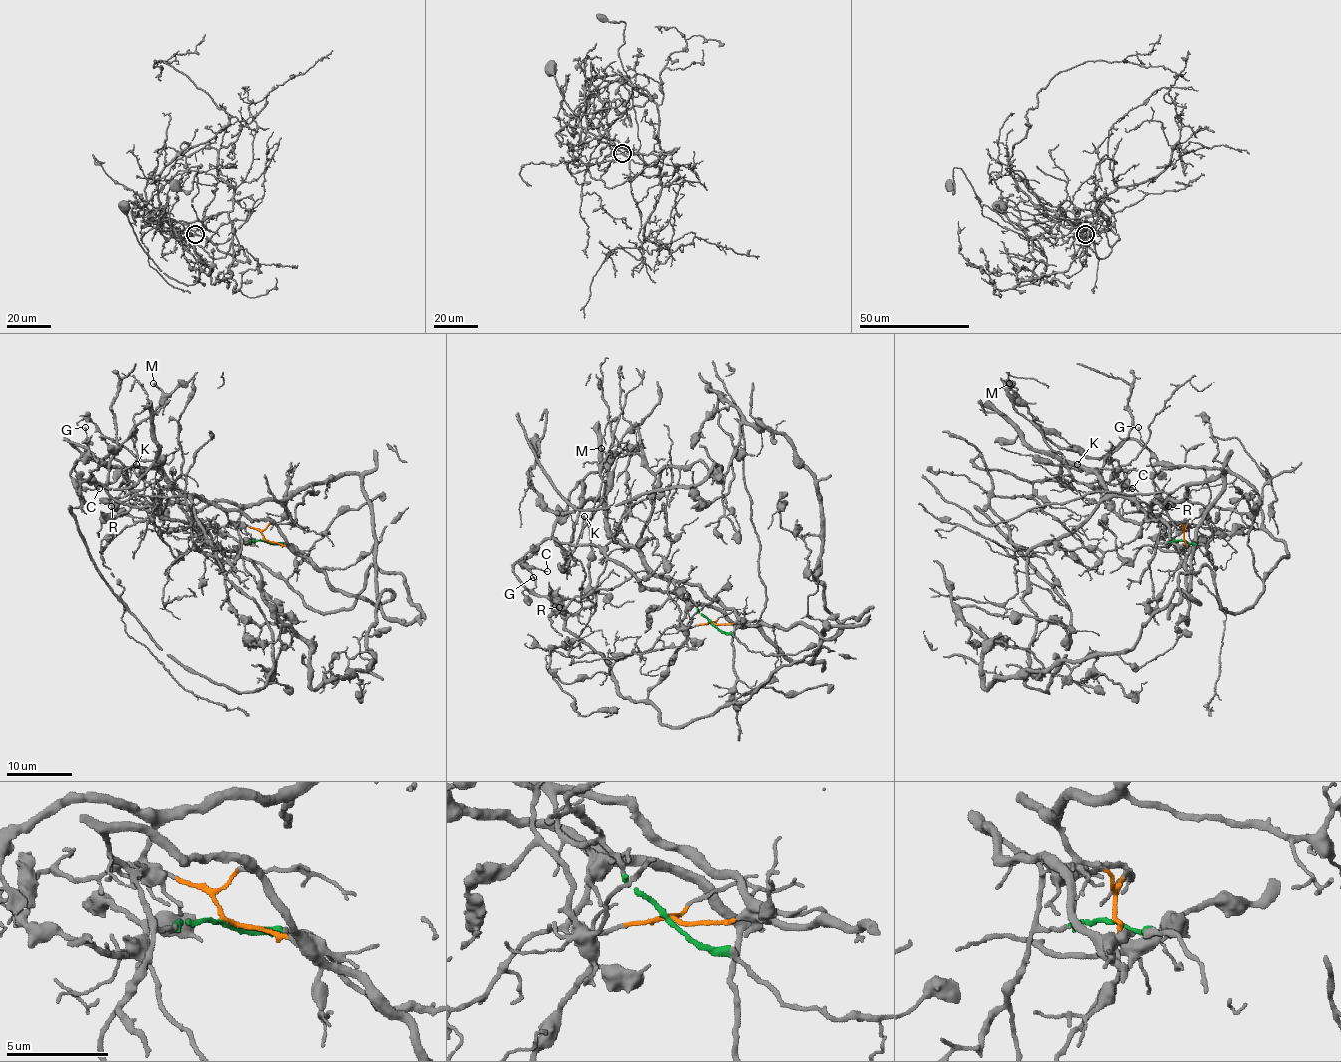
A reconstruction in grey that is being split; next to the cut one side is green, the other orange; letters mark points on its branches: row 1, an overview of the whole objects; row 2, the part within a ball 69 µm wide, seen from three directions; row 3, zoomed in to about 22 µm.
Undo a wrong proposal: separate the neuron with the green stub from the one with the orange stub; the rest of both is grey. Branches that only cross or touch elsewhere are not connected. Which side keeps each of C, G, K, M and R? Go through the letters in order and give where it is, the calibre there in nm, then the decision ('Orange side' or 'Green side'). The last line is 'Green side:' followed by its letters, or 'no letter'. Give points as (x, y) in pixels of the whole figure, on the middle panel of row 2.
C: Place: (547, 571). Thickness 130 nm. Orange side
G: Place: (533, 577). Thickness 120 nm. Orange side
K: Place: (584, 516). Thickness 170 nm. Orange side
M: Place: (601, 448). Thickness 200 nm. Orange side
R: Place: (559, 607). Thickness 650 nm. Orange side
Green side: no letter

